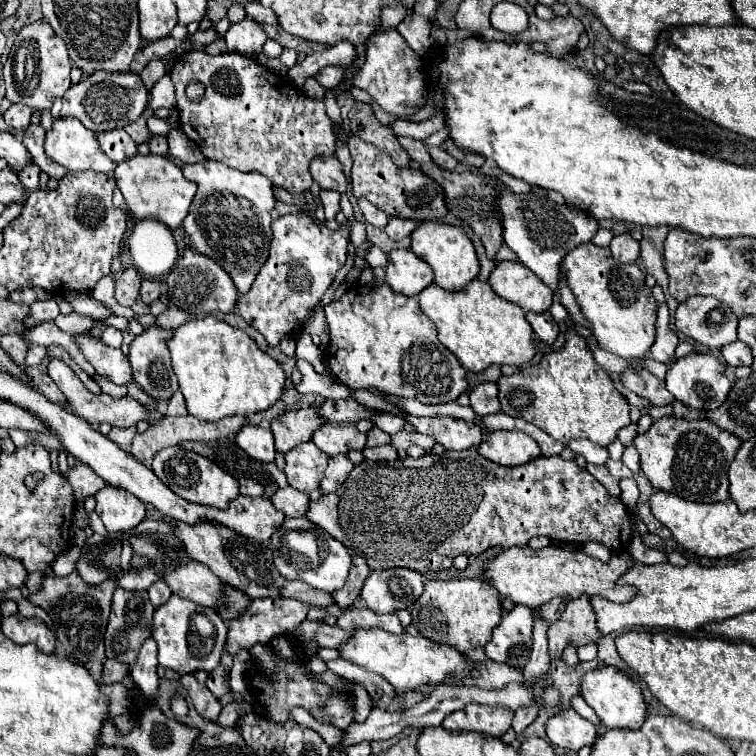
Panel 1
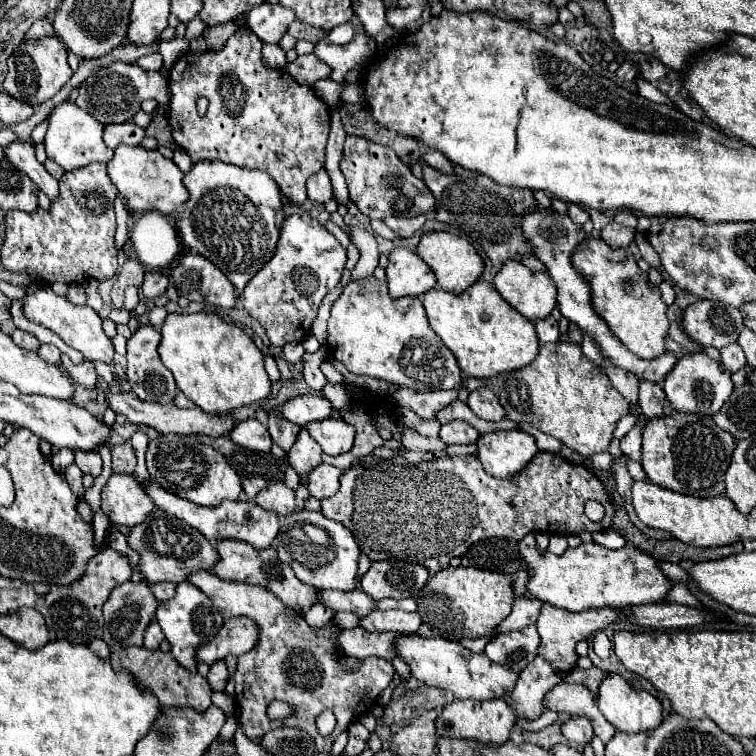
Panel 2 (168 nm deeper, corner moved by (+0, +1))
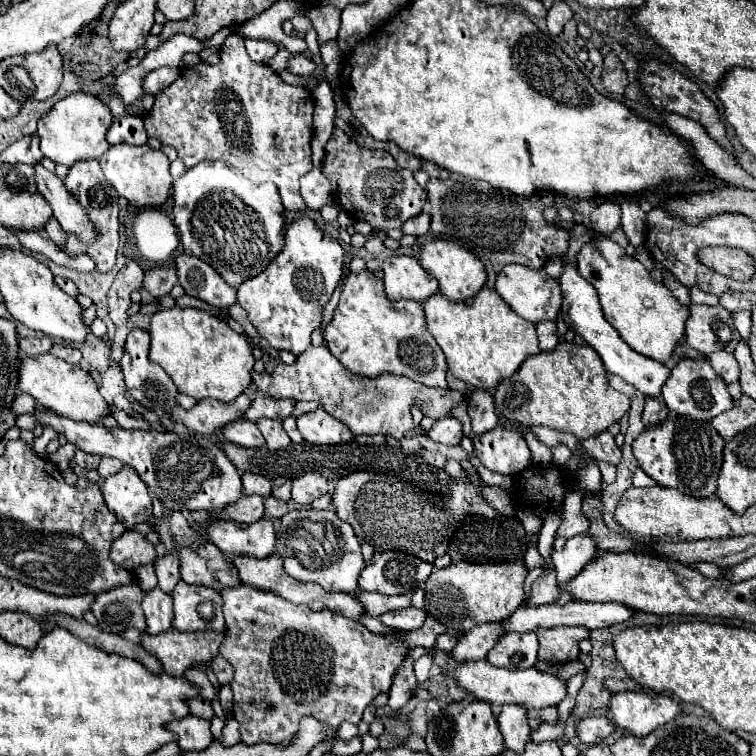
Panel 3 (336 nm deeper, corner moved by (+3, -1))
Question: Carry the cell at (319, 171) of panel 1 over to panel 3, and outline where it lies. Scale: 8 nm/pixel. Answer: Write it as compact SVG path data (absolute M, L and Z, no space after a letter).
M312 168L304 178L300 178L300 186L302 198L312 210L320 210L332 200L332 188L328 186L328 178L324 178L318 168Z

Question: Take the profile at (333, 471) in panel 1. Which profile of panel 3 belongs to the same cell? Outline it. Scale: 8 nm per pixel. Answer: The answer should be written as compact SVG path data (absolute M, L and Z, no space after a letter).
M306 472L298 478L294 478L292 500L300 502L300 504L310 504L328 492L330 492L330 484L320 472Z

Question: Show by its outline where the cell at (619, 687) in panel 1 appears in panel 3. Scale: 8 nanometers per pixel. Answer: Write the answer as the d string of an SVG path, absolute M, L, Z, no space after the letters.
M624 690L610 698L610 716L620 730L632 736L648 736L658 726L672 722L680 714L676 700L668 696L650 696L646 692Z

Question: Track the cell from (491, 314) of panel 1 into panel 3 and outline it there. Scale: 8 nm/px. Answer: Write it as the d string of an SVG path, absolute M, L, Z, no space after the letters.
M488 286L464 302L452 302L436 292L432 298L422 302L422 310L426 314L430 334L446 354L448 370L454 378L472 388L496 388L500 378L508 378L528 356L540 352L536 326L512 312L496 290L490 290Z

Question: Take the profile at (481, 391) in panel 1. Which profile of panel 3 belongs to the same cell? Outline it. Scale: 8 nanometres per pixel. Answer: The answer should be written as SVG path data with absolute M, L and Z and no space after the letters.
M474 390L468 398L468 414L472 418L472 432L482 434L498 424L494 410L494 398L486 390Z

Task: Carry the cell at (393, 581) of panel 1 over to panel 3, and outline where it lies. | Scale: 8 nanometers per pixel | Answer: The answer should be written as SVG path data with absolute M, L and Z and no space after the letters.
M376 552L358 578L360 590L384 596L414 594L432 574L432 564L406 552Z

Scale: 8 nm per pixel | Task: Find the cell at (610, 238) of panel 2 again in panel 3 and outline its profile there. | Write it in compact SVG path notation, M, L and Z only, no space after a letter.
M604 202L602 206L598 206L592 216L592 228L598 234L612 234L618 230L620 226L620 204L616 202Z

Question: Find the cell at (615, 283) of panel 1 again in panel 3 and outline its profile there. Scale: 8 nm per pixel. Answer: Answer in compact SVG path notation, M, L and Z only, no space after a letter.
M598 234L584 244L578 252L576 264L580 274L596 288L604 316L618 330L620 338L642 356L666 362L684 334L684 322L688 320L690 310L680 306L662 282L656 282L638 260L630 258L626 250L608 236Z

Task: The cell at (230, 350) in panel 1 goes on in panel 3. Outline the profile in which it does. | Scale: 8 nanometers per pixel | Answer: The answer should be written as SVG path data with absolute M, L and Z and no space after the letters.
M196 308L160 310L150 322L150 360L160 364L174 380L178 392L196 400L216 398L234 402L252 384L254 356L244 334L232 330L224 320Z

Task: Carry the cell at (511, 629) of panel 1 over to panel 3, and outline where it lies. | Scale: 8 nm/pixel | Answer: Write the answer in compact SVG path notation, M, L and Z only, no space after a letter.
M534 632L524 634L504 634L496 646L488 652L486 660L494 666L504 666L508 670L524 670L536 664L538 642Z

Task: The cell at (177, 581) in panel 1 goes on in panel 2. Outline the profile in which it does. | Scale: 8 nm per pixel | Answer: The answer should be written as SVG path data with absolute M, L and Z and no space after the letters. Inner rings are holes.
M197 572L189 576L197 588L201 588L219 612L225 618L231 616L247 616L259 626L259 640L255 648L247 654L237 656L237 670L235 670L235 704L239 710L239 720L243 732L249 740L259 742L265 732L283 728L283 724L303 730L315 742L315 750L321 754L331 754L331 746L335 738L347 730L347 726L359 718L363 712L369 710L381 696L381 692L391 684L395 668L389 660L383 658L363 658L359 668L347 670L341 664L343 650L339 646L339 632L343 630L335 620L331 620L323 628L313 628L307 624L303 614L295 612L293 608L285 606L273 592L253 584L239 584L227 582L215 576L213 572ZM271 700L285 700L297 708L297 716L287 720L267 720L267 706ZM325 708L331 708L337 726L331 736L323 738L317 732L315 718Z

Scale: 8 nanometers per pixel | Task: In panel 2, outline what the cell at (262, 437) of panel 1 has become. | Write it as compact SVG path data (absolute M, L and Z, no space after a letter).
M255 418L237 422L229 436L235 444L239 444L243 448L251 448L251 450L259 450L259 452L271 450L271 436L269 436L267 428Z

